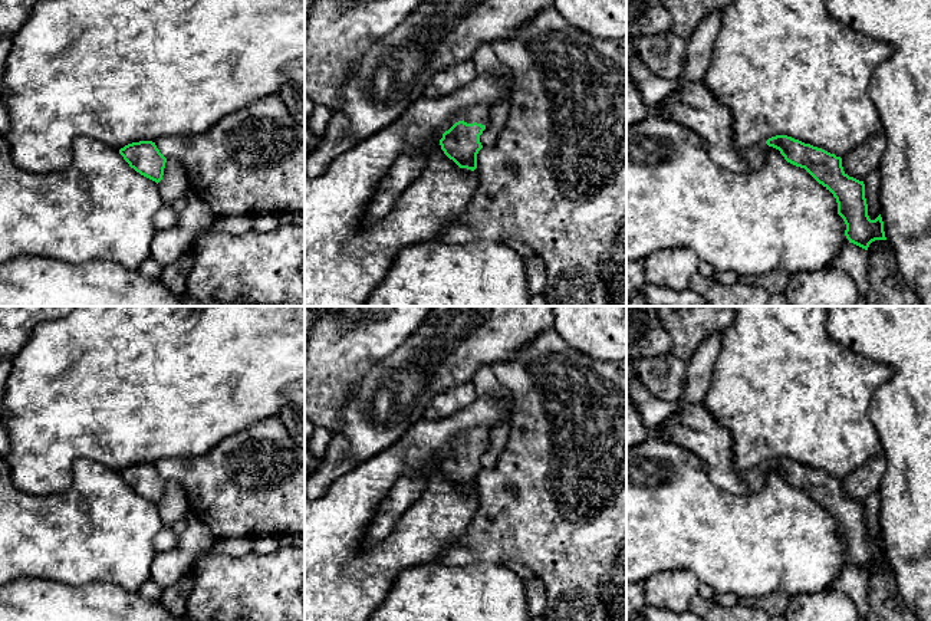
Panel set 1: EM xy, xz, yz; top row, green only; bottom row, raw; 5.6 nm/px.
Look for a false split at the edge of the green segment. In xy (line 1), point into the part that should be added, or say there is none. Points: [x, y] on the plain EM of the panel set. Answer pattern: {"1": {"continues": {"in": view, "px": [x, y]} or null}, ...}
{"1": {"continues": null}}

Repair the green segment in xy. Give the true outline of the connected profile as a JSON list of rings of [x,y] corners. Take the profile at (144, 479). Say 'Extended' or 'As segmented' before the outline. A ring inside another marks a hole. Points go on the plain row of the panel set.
As segmented. [[[139,463],[125,467],[119,476],[141,497],[155,503],[162,502],[167,480],[159,474],[155,464]]]

